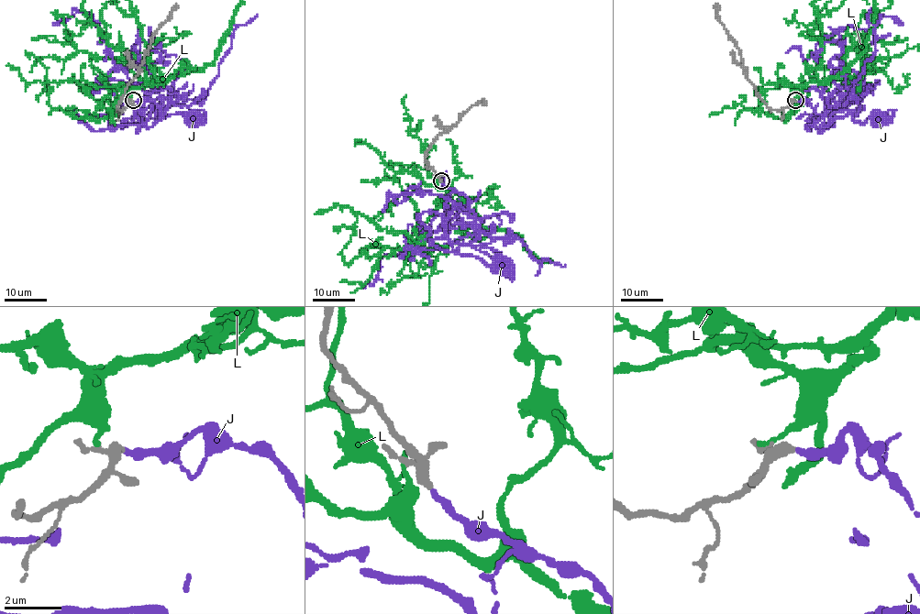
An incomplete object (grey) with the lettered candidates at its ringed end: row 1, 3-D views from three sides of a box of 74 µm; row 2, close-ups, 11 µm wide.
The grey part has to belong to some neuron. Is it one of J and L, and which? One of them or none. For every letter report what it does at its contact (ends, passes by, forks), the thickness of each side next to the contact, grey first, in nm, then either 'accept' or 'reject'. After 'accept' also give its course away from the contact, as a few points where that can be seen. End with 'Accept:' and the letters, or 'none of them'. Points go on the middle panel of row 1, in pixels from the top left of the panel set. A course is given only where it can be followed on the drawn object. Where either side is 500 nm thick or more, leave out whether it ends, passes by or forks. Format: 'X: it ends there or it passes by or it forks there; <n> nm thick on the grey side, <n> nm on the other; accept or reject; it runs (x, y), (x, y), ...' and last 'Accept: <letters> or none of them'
J: it ends there; 280 nm thick on the grey side, 280 nm on the other; accept; it runs (441, 180), (469, 207), (457, 204), (447, 238), (429, 244), (491, 268), (501, 264)
L: it ends there; 240 nm thick on the grey side, 170 nm on the other; reject
Accept: J

